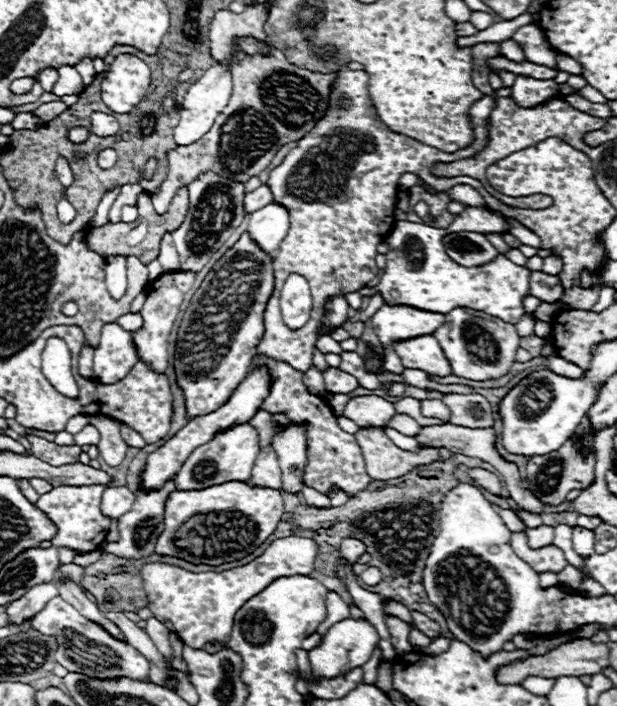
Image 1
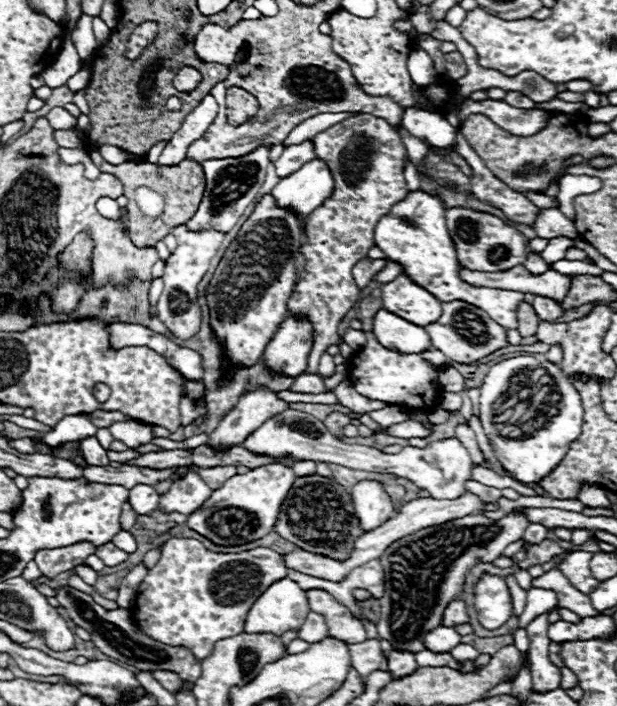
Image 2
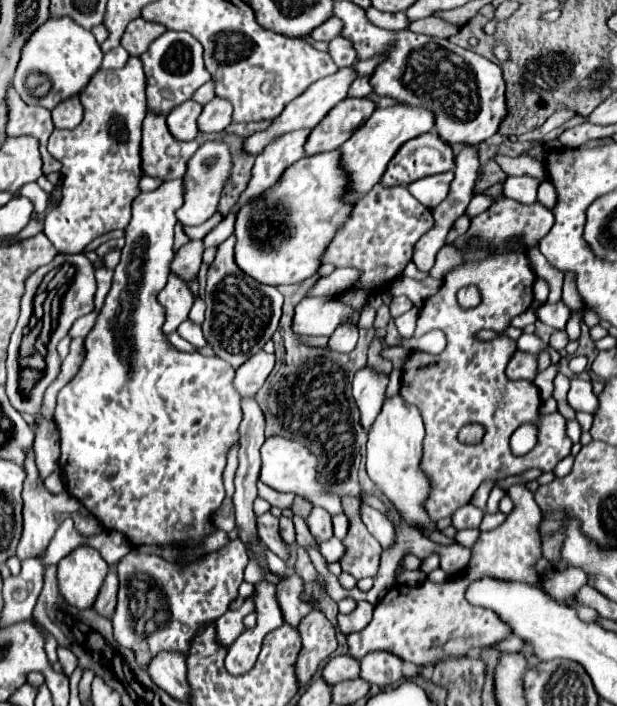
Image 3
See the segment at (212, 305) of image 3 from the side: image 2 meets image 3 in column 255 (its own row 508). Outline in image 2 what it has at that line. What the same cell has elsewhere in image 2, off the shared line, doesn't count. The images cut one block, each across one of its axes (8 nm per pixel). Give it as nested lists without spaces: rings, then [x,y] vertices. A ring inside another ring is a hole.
[[[318,474],[300,476],[294,480],[294,486],[290,488],[288,496],[280,506],[274,532],[310,554],[320,554],[340,562],[344,562],[352,554],[354,542],[360,538],[360,534],[364,534],[364,530],[360,528],[360,520],[354,512],[348,488],[332,478],[324,478]]]

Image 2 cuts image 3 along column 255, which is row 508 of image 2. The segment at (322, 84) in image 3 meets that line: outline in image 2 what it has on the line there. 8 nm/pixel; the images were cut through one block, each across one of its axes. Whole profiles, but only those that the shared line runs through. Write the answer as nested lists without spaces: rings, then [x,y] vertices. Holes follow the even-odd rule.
[[[136,484],[134,488],[130,488],[128,500],[138,514],[150,514],[160,502],[160,494],[148,484]]]

